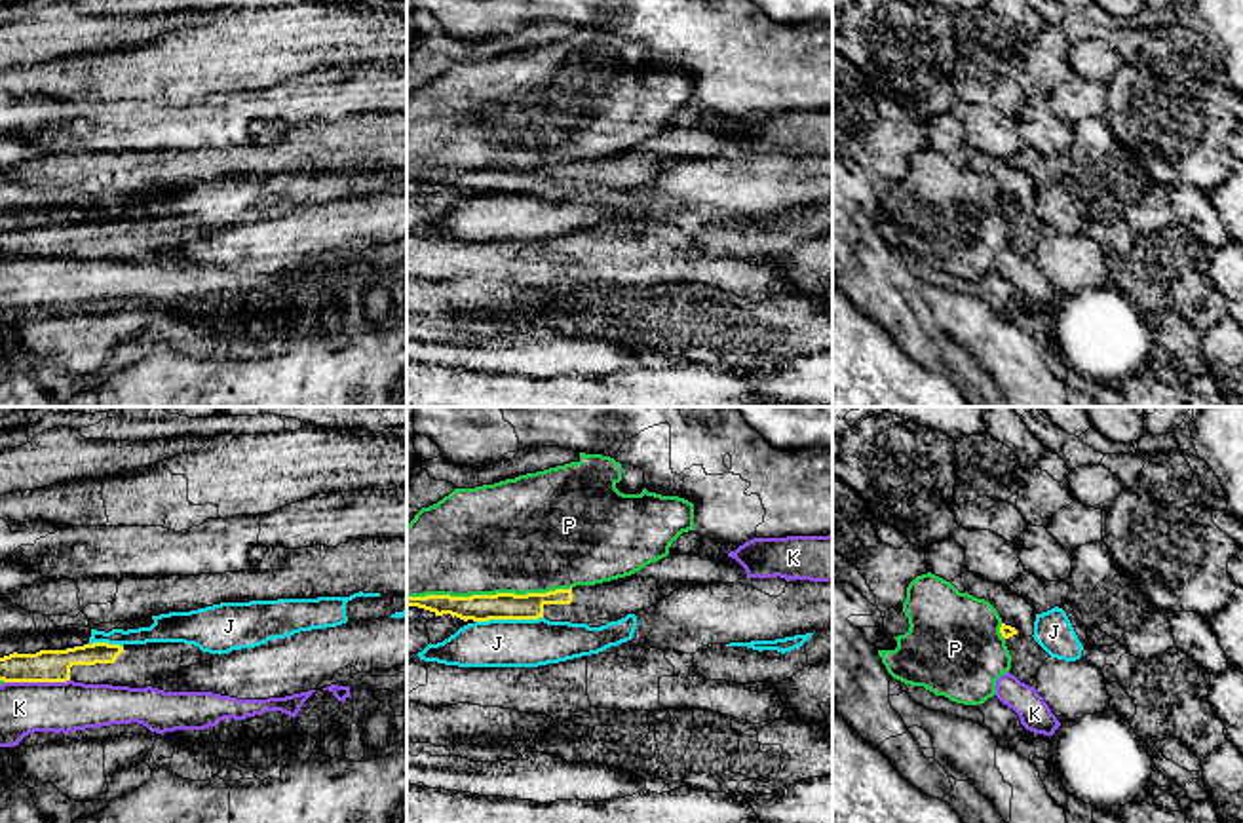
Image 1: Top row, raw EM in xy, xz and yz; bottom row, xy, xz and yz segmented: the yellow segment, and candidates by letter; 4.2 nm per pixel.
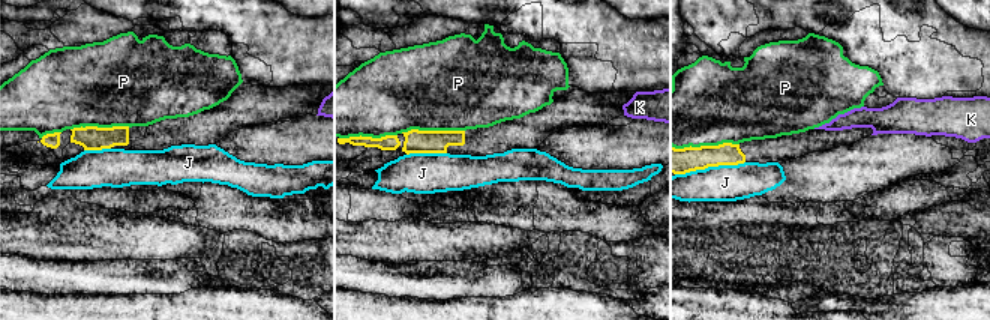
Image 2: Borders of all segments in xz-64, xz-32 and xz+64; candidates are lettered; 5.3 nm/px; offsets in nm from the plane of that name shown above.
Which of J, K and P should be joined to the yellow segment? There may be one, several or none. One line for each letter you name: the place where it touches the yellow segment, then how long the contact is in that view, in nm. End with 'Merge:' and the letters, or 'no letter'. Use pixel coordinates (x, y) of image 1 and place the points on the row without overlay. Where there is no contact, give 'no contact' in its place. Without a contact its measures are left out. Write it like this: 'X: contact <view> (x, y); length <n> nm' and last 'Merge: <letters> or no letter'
Merge: no letter

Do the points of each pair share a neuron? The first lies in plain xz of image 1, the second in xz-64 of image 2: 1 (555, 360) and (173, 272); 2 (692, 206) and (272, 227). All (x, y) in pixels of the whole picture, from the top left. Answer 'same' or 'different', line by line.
1: same
2: different

